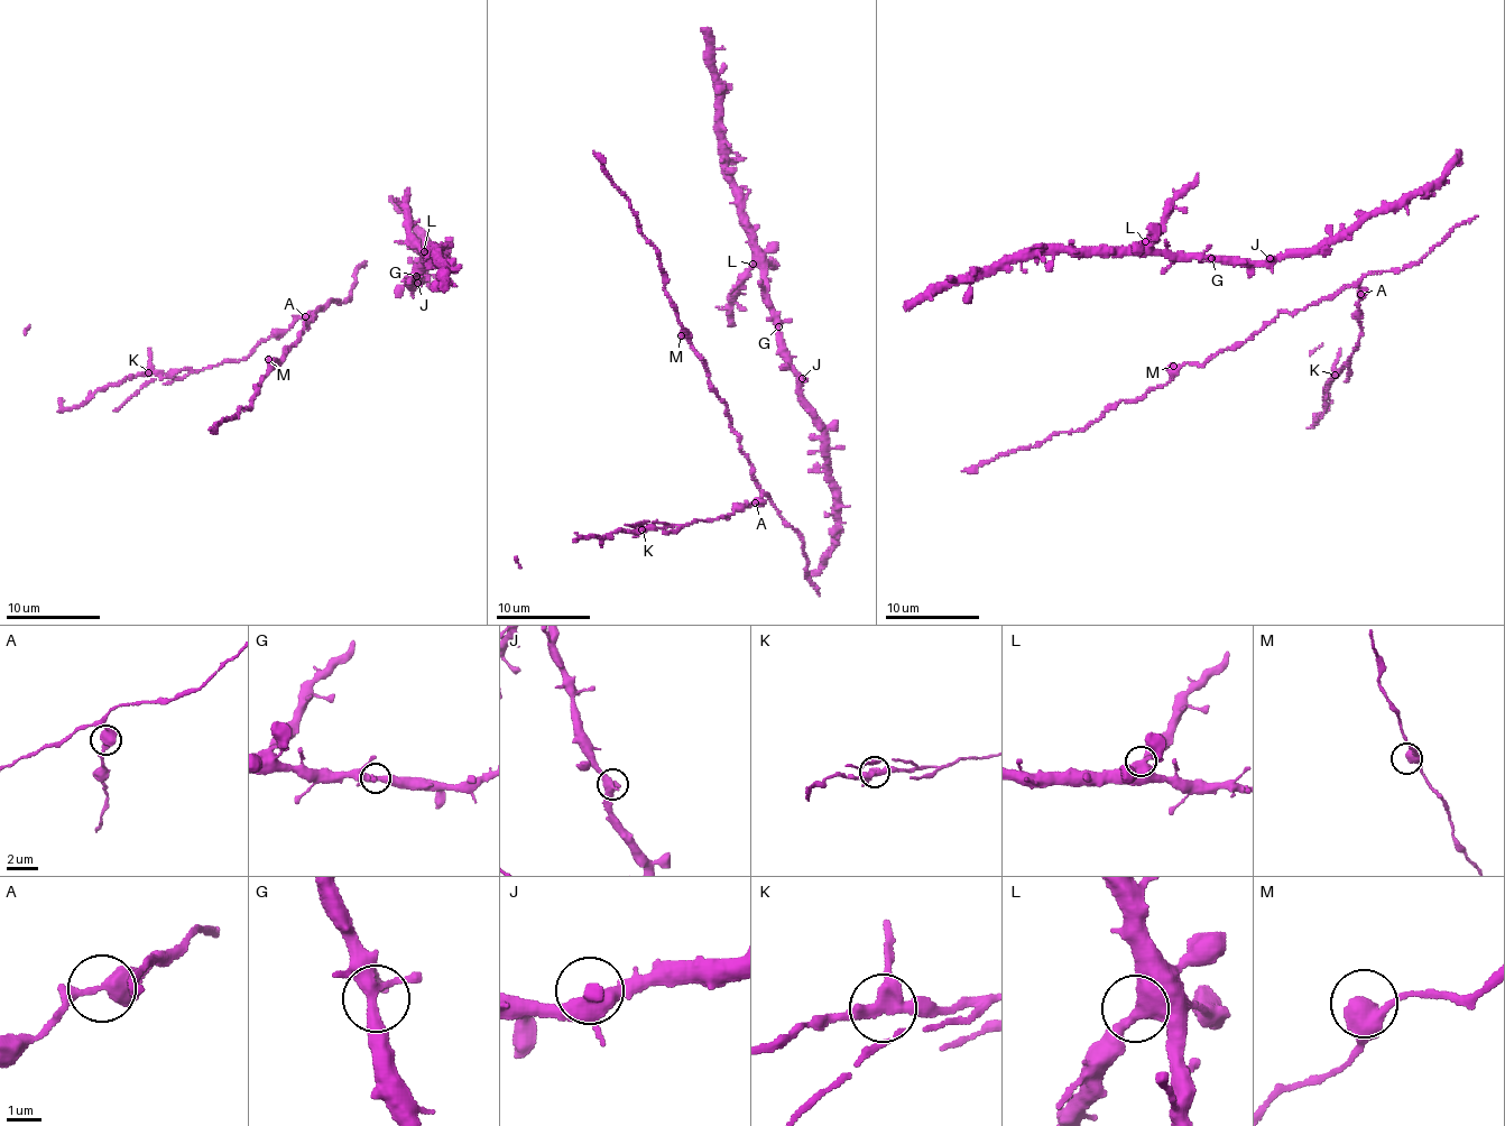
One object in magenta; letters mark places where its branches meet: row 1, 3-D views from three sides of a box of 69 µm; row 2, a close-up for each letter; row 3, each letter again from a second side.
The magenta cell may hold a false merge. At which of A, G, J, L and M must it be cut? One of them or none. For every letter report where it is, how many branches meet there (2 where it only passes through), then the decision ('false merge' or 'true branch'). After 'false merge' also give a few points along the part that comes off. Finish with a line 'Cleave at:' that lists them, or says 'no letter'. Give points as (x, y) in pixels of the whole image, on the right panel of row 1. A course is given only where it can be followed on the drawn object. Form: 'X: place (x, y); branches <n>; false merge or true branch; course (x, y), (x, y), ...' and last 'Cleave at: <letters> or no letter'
A: place (1360, 294); branches 3; false merge
G: place (1211, 258); branches 4; true branch
J: place (1270, 258); branches 2; true branch
L: place (1145, 241); branches 3; true branch
M: place (1173, 366); branches 2; true branch
Cleave at: A

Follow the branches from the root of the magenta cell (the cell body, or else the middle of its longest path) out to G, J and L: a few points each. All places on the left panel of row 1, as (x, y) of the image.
G: (407, 230), (417, 228), (428, 240), (422, 266), (425, 271), (411, 286), (415, 285), (411, 283), (416, 276)
J: (407, 230), (417, 228), (428, 240), (422, 266), (425, 271), (411, 284), (417, 283)
L: (407, 230), (417, 228), (430, 245), (425, 271), (411, 286), (421, 275), (418, 267), (428, 264), (424, 251)

